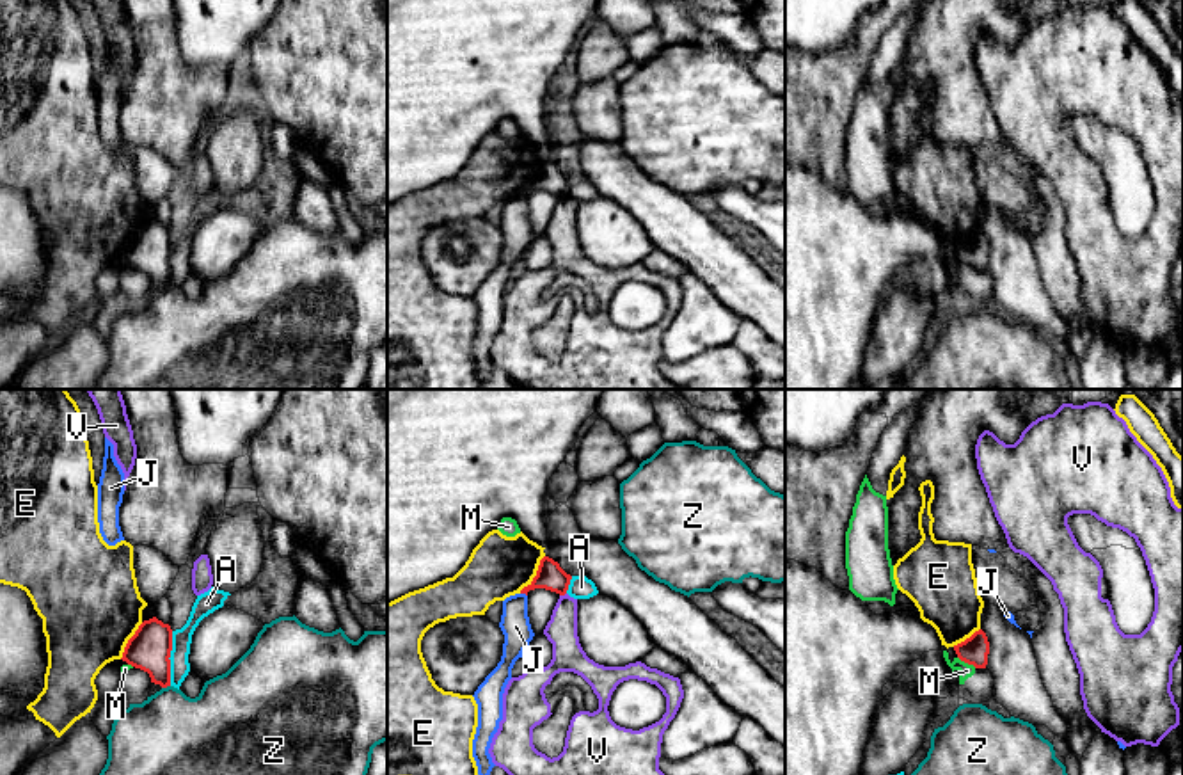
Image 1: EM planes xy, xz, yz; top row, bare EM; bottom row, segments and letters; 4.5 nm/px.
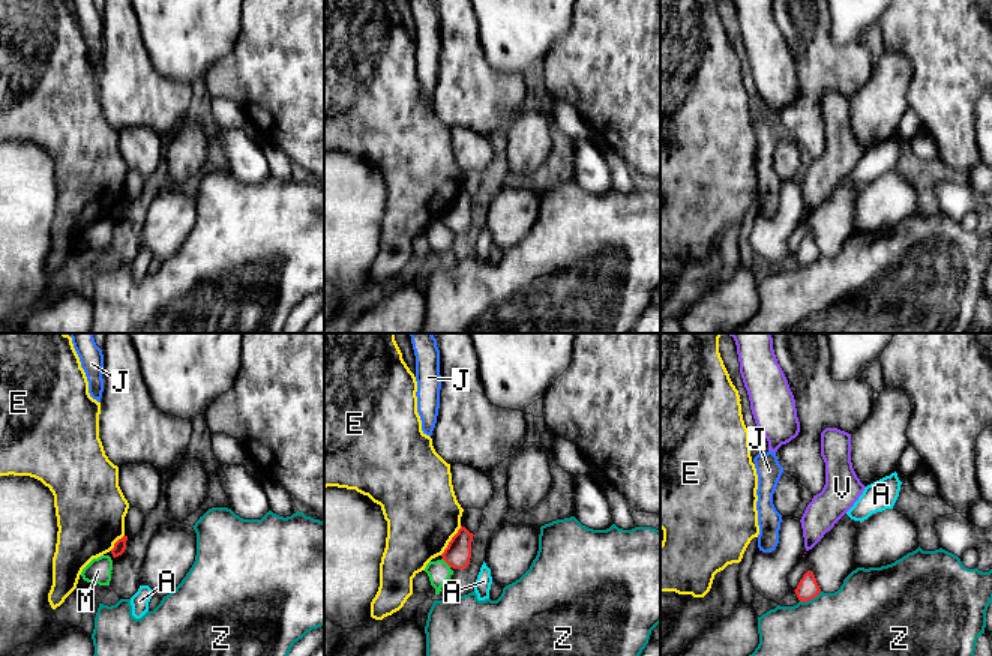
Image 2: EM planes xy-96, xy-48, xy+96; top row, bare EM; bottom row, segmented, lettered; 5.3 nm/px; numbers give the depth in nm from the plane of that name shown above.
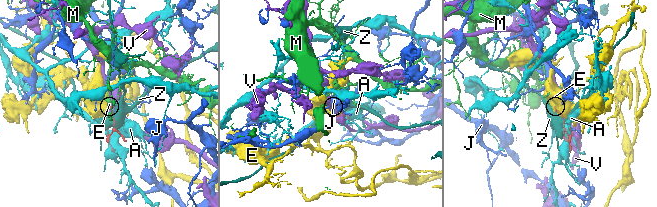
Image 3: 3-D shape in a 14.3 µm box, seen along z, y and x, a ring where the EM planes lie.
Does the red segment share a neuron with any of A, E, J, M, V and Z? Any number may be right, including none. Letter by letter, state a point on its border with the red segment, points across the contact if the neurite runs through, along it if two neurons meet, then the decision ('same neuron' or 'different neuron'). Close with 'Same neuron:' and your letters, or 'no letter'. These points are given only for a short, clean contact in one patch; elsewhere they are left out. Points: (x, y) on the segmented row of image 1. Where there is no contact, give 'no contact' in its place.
A: meets red in xy at (169, 656); different neuron
E: meets red in xz at (537, 575); border along xz (544, 555), (537, 575), (519, 592); different neuron
J: meets red in xz at (524, 592); border along xz (521, 592), (526, 596); different neuron
M: meets red in yz at (967, 662); border along yz (958, 656), (976, 667); different neuron
V: meets red in xz at (562, 594); border along xz (565, 592), (560, 596); different neuron
Z: meets red in xy at (166, 687); different neuron
Same neuron: no letter

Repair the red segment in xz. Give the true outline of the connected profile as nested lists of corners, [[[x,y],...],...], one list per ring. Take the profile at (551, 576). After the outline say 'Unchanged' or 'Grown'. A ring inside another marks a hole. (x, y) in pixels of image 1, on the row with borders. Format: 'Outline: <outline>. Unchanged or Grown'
Outline: [[[544,556],[540,560],[536,576],[533,578],[533,581],[528,587],[524,587],[520,590],[520,594],[526,594],[528,595],[529,590],[545,588],[545,590],[556,592],[560,595],[565,595],[567,590],[568,590],[570,579],[572,579],[572,576],[567,574],[560,567],[558,562],[554,562],[549,556]]]. Unchanged

